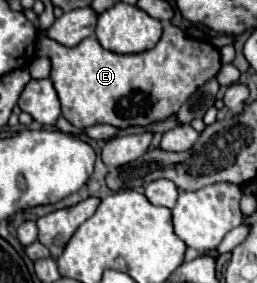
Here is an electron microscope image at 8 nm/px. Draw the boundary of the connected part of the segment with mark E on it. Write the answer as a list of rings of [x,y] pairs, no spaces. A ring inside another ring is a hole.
[[[166,23],[158,45],[134,55],[106,51],[96,37],[86,37],[74,47],[64,47],[48,37],[38,37],[36,51],[52,63],[50,79],[62,103],[62,115],[76,127],[110,123],[120,129],[148,127],[174,115],[180,105],[220,71],[220,53],[204,39],[192,39],[182,29]]]

